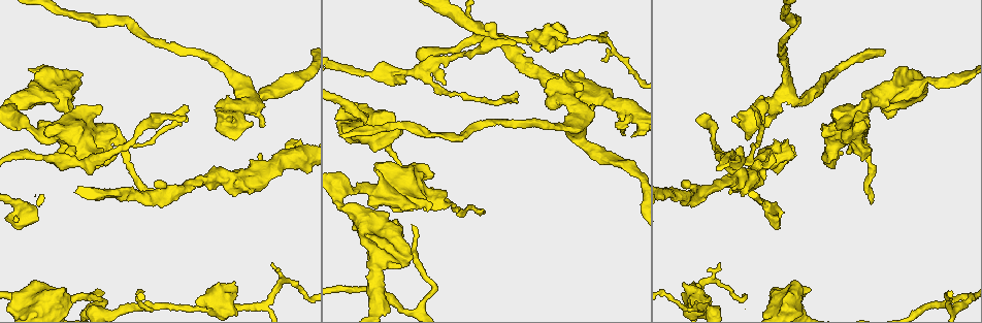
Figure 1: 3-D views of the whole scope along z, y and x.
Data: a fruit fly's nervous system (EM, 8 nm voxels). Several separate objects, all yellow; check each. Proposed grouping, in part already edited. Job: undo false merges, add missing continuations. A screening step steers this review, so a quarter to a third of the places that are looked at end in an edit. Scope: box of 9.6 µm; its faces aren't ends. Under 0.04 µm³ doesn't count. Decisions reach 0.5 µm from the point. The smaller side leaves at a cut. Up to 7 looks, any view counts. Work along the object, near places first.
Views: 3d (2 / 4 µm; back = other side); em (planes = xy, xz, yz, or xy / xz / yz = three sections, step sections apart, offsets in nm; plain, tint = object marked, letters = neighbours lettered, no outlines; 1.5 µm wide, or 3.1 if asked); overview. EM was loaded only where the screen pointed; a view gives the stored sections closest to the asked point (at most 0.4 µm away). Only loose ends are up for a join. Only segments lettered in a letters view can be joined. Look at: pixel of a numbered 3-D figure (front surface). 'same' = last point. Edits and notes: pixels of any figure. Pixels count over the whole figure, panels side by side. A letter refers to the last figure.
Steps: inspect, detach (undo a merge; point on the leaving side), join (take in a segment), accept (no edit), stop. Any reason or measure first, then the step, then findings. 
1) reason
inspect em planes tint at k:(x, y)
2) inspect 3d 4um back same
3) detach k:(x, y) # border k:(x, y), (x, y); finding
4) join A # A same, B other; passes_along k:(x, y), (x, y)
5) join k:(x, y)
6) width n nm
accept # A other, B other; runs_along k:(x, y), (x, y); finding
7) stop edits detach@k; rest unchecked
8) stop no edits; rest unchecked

free end
inspect em planes letters at 1:(888, 117)

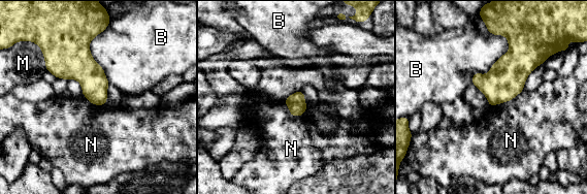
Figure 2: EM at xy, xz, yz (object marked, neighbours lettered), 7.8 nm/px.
accept # B other, M other, N other; no lettered segment goes on from it

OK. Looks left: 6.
branch stops here
inspect 3d 4um at 1:(826, 136)

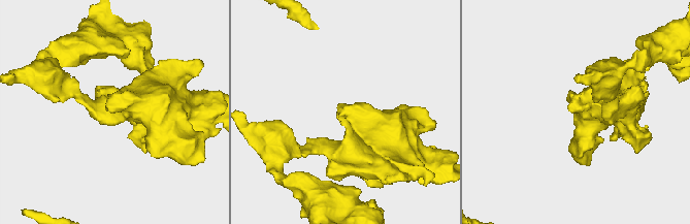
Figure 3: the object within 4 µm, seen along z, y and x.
inspect em planes letters at 3:(113, 113)

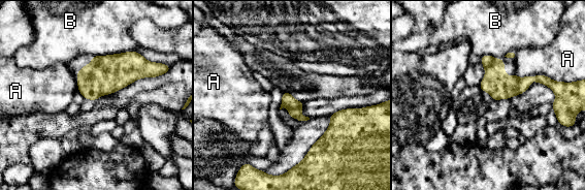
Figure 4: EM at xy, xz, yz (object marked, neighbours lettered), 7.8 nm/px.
accept # A other, B other; runs_along 4:(483, 60), (506, 82), (550, 84); no lettered segment goes on from it

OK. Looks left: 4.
thick end
inspect em planes letters at 1:(565, 74)

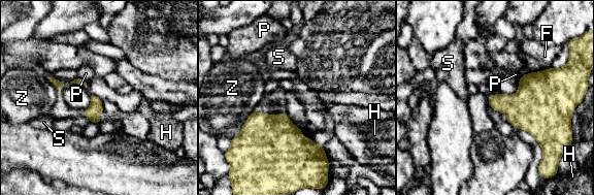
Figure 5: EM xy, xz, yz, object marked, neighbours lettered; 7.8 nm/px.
accept # F other, H other, P other, S other, Z other; border 5:(77, 77), (86, 83); no lettered segment goes on from it

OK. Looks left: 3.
stop no edits; rest unchecked

